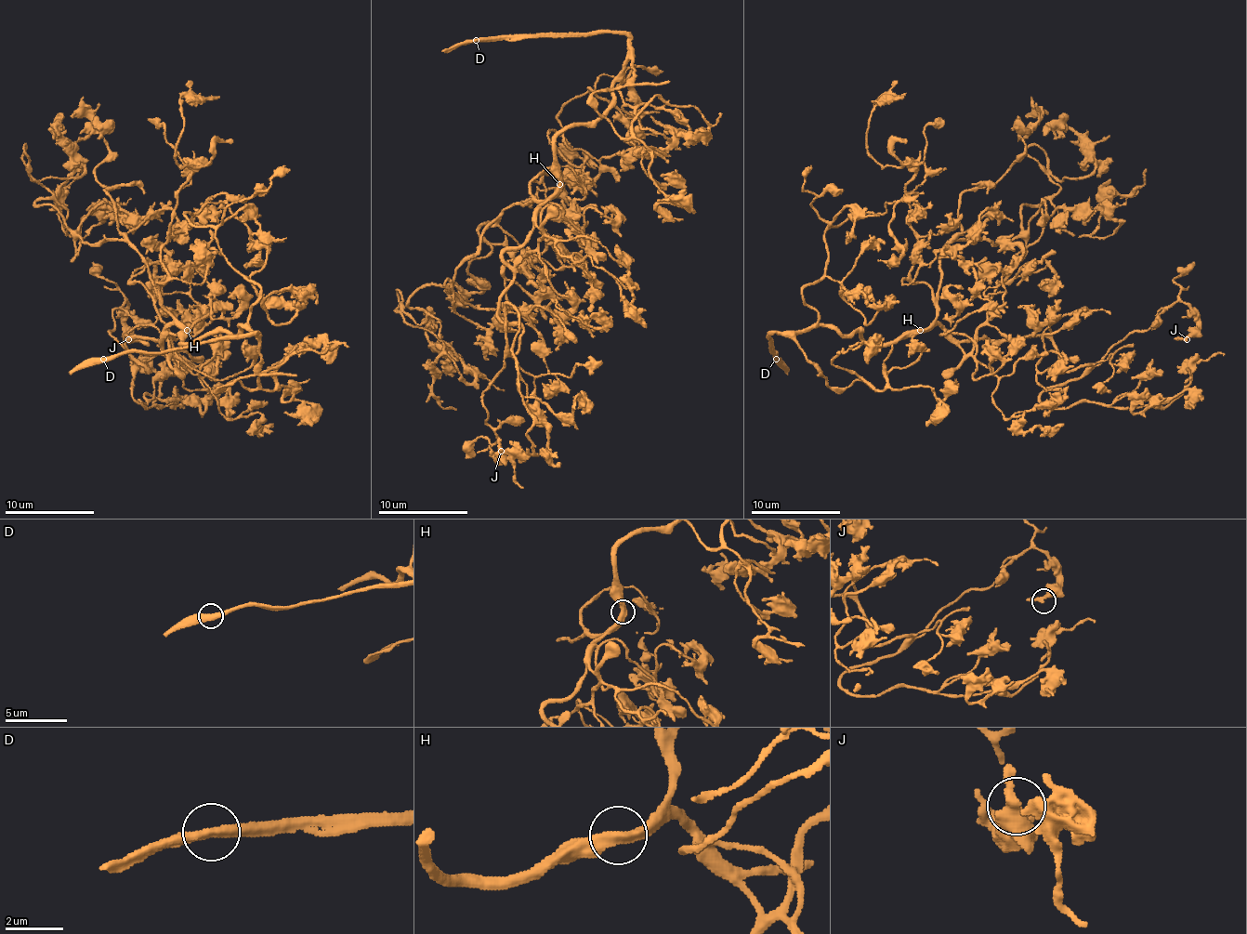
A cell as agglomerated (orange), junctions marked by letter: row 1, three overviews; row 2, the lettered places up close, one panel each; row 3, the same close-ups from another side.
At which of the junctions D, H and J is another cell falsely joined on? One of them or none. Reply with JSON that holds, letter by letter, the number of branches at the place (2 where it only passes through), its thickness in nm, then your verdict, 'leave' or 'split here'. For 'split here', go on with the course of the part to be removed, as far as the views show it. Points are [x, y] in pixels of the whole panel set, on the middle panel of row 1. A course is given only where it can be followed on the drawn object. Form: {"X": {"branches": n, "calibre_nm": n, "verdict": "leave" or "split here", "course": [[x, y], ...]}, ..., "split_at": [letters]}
{"D": {"branches": 2, "calibre_nm": 400, "verdict": "leave"}, "H": {"branches": 2, "calibre_nm": 440, "verdict": "leave"}, "J": {"branches": 2, "calibre_nm": 420, "verdict": "leave"}, "split_at": []}

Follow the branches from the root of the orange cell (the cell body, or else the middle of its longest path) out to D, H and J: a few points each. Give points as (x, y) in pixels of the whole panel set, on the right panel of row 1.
D: (938, 326), (886, 344), (825, 326), (773, 333), (769, 348), (776, 360)
H: (938, 326), (932, 323), (921, 330)
J: (938, 326), (957, 339), (1048, 337), (1066, 371), (1096, 366), (1178, 301), (1196, 323), (1187, 339)

